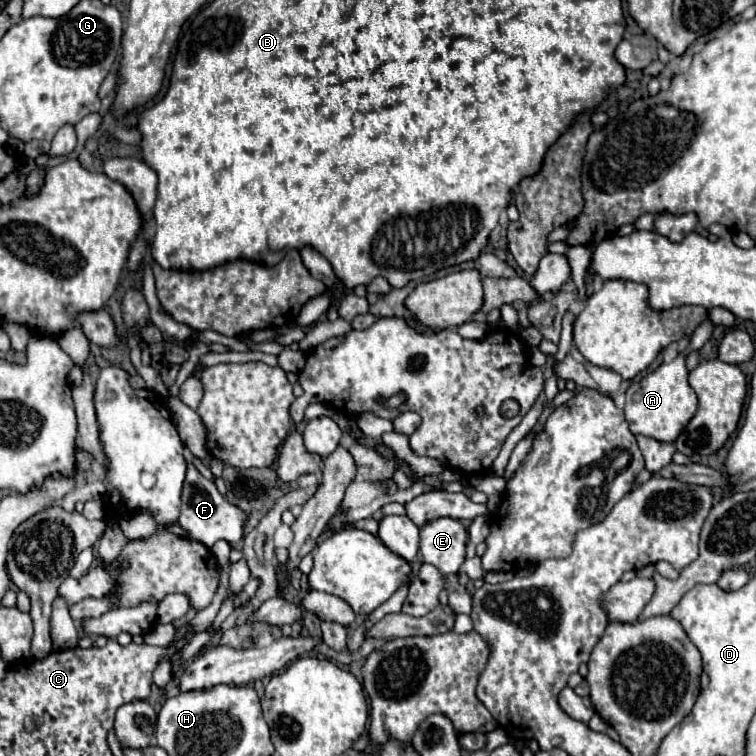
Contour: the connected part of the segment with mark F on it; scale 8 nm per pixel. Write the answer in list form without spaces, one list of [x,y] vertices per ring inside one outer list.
[[[191,462],[187,466],[187,478],[185,478],[181,500],[183,500],[183,504],[181,504],[181,514],[177,518],[177,524],[187,530],[191,540],[201,542],[207,548],[211,548],[217,540],[225,540],[229,544],[237,544],[243,540],[249,514],[243,512],[241,508],[237,508],[235,504],[231,504],[229,500],[225,500],[219,494],[217,486],[211,480],[207,480]]]

